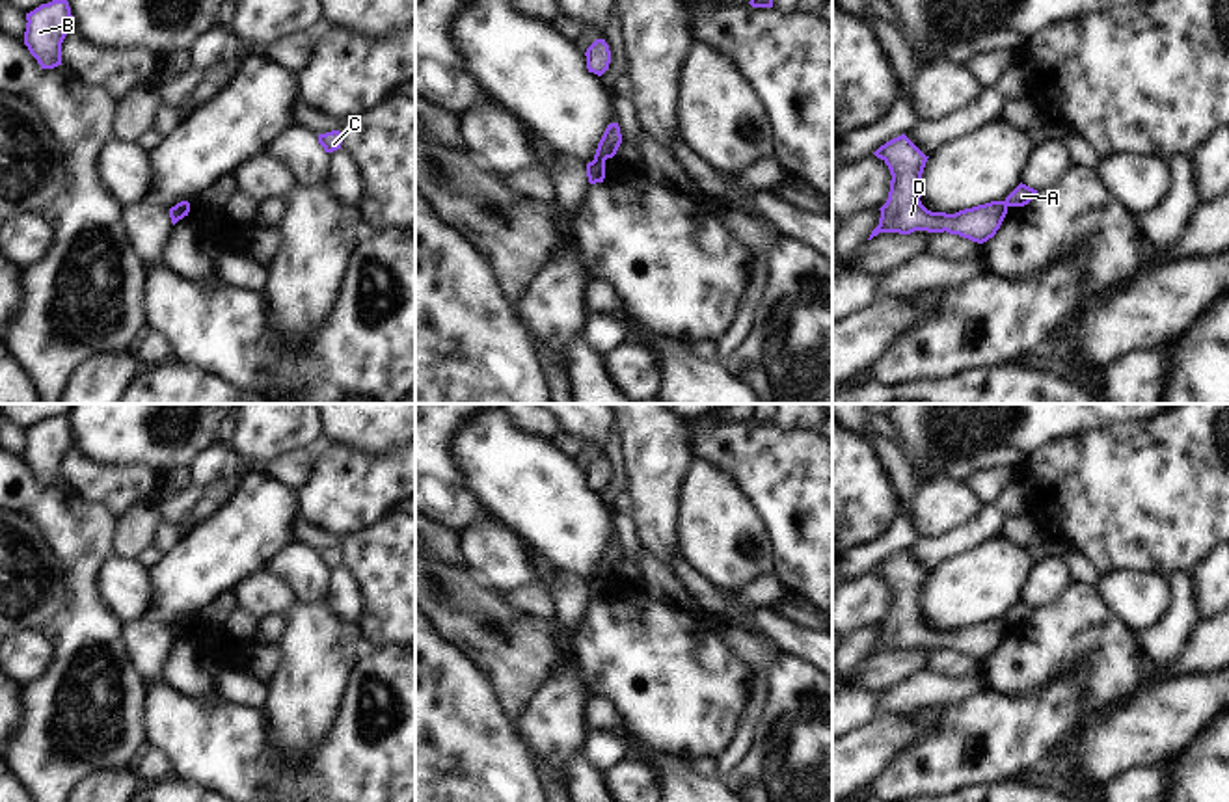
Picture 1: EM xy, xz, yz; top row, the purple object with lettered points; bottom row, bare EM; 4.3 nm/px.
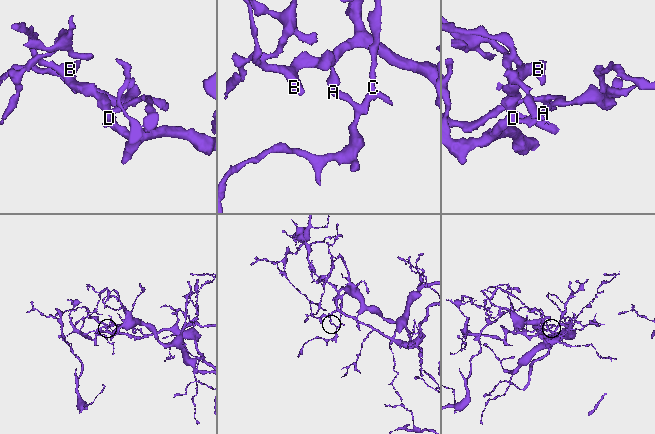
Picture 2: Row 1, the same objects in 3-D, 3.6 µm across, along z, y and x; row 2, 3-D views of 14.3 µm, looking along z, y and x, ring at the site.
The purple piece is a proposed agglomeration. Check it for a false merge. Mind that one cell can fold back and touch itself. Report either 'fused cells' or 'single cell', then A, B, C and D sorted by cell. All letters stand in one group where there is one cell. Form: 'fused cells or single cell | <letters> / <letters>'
fused cells | A C / B D

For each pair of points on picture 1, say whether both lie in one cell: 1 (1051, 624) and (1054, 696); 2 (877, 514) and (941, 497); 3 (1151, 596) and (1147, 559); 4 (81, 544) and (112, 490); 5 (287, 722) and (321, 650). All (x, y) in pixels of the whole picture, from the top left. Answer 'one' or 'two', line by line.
1: two
2: two
3: two
4: two
5: one

